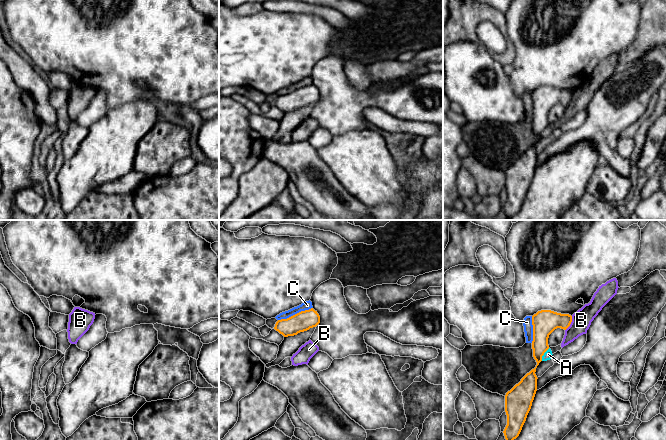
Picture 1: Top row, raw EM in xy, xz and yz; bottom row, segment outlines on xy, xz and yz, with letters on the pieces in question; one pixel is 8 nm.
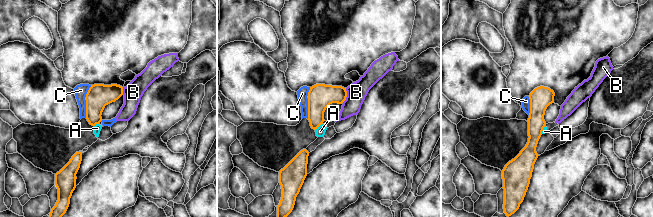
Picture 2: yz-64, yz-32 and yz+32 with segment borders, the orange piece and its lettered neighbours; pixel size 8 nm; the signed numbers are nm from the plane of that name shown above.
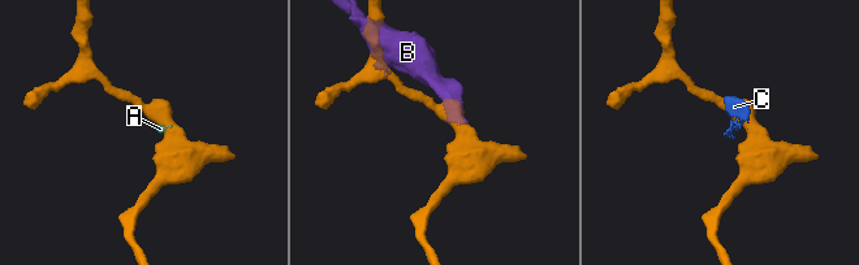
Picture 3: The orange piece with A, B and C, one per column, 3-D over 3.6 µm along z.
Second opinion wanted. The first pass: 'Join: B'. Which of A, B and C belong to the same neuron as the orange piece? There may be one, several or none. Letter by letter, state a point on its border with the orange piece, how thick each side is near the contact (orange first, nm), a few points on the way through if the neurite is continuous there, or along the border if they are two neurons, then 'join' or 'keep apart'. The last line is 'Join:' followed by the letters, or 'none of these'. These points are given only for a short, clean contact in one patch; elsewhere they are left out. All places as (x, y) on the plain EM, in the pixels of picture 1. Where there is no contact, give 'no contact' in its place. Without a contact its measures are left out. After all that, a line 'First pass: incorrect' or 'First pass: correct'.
A: contact yz (543, 130); calibres 190 and 70 nm; border yz (549, 124), (541, 136); keep apart
B: contact yz (570, 99); calibres 200 and 160 nm; border yz (572, 92), (572, 97), (565, 106); keep apart
C: contact xz (295, 90); calibres 160 and 70 nm; keep apart
Join: none of these
First pass: incorrect

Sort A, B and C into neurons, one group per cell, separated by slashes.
A B C

